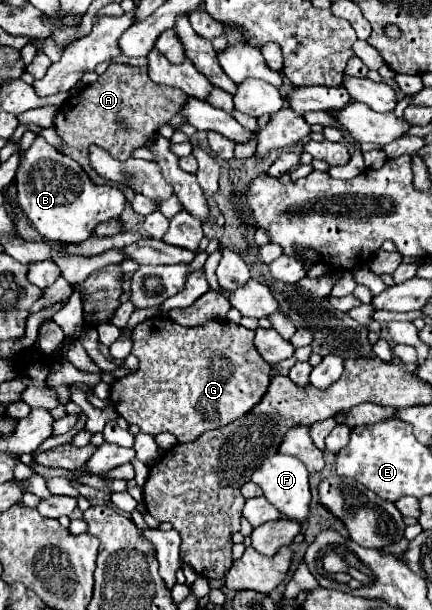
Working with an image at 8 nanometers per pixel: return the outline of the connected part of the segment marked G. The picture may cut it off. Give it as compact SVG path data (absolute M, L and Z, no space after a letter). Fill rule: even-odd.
M152 317L152 319L142 321L142 323L138 323L138 325L134 327L132 341L134 341L132 353L138 357L140 367L138 367L136 373L126 375L126 377L114 381L114 385L110 387L110 399L112 399L114 407L116 407L116 411L118 411L128 423L138 425L140 431L142 431L142 433L148 433L148 435L158 435L158 433L168 431L168 433L176 435L178 443L196 441L204 431L208 431L208 429L220 429L220 427L224 427L224 425L234 423L238 417L246 415L246 413L264 397L264 393L266 393L266 389L268 389L268 385L270 385L270 363L266 363L266 361L262 361L262 357L258 357L258 351L254 349L254 331L248 331L248 329L244 329L244 327L240 327L240 325L230 323L230 321L210 321L210 323L202 325L202 327L182 327L182 325L174 323L172 319Z

